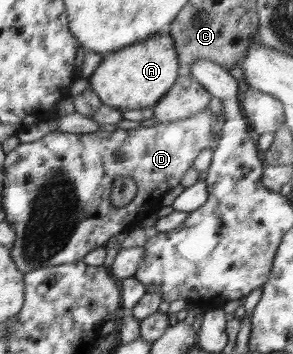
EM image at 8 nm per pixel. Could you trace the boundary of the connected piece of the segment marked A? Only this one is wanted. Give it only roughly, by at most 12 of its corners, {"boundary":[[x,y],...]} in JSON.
{"boundary":[[169,32],[106,54],[91,89],[120,111],[153,107],[176,83]]}

